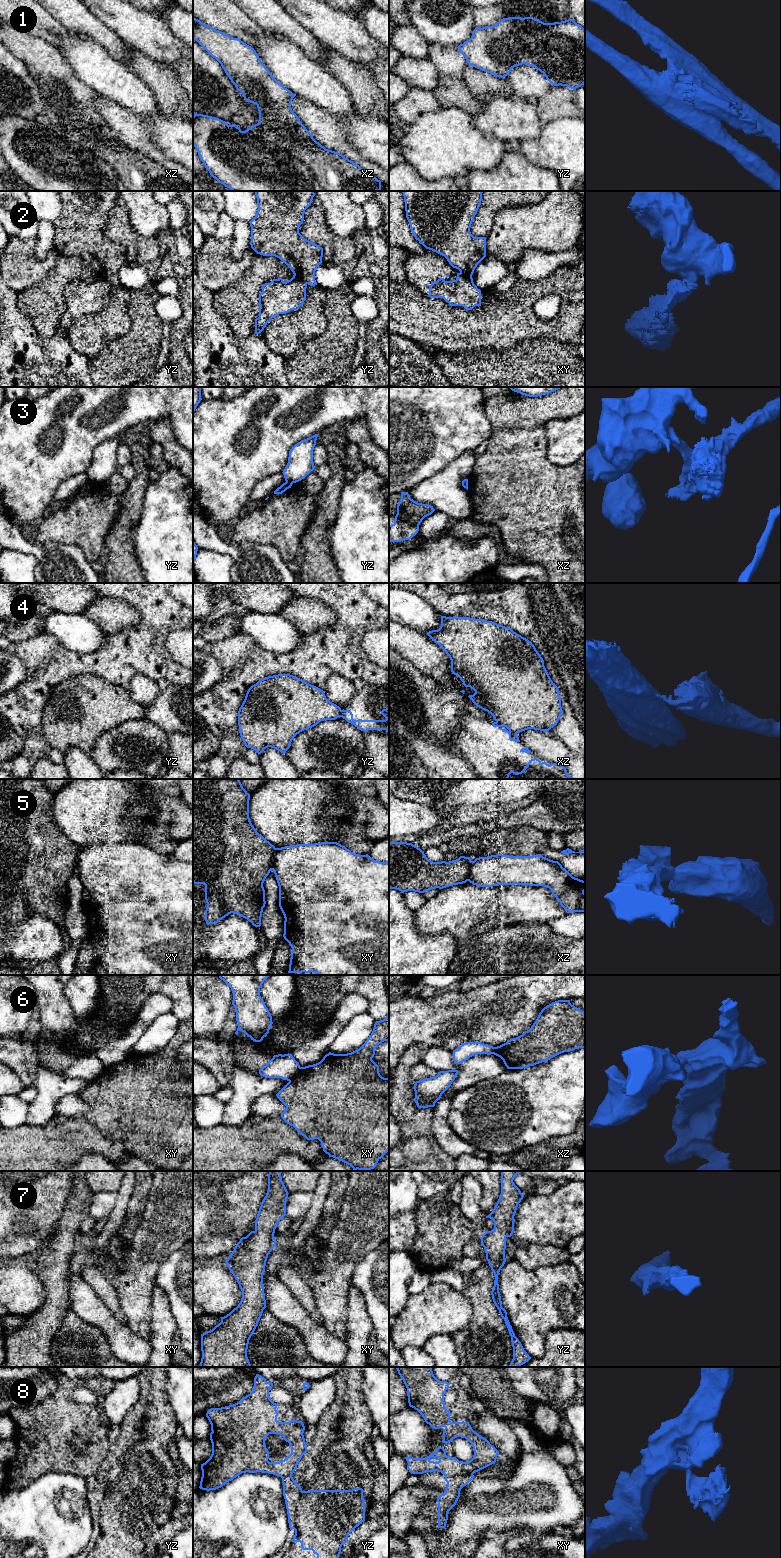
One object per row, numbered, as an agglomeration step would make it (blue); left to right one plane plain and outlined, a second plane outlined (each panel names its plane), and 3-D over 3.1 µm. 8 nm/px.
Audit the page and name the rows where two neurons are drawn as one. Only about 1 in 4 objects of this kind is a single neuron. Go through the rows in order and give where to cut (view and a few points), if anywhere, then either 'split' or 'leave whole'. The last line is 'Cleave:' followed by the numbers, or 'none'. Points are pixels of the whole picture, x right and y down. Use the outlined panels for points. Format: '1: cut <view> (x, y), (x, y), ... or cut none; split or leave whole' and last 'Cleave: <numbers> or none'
1: cut xz (259, 122), (273, 124), (299, 141), (314, 140), (320, 145); split
2: cut yz (294, 274), (300, 277), (306, 284); split
3: cut yz (286, 481), (292, 483); split
4: cut xz (509, 729), (516, 733); split
5: cut xy (276, 848), (273, 854), (271, 869); split
6: cut xy (301, 1067), (289, 1081); split
7: cut none; leave whole
8: cut xy (472, 1474), (445, 1476); split
Cleave: 1, 2, 3, 4, 5, 6, 8

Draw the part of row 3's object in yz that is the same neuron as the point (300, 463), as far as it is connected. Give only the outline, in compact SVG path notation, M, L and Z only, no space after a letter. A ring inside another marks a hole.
M315 434L292 447L288 463L282 472L286 482L299 482L314 470L313 449L318 435Z

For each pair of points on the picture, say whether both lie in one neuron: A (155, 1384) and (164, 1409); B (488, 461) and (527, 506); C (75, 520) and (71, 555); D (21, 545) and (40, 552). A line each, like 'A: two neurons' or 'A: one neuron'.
A: one neuron
B: one neuron
C: two neurons
D: one neuron

